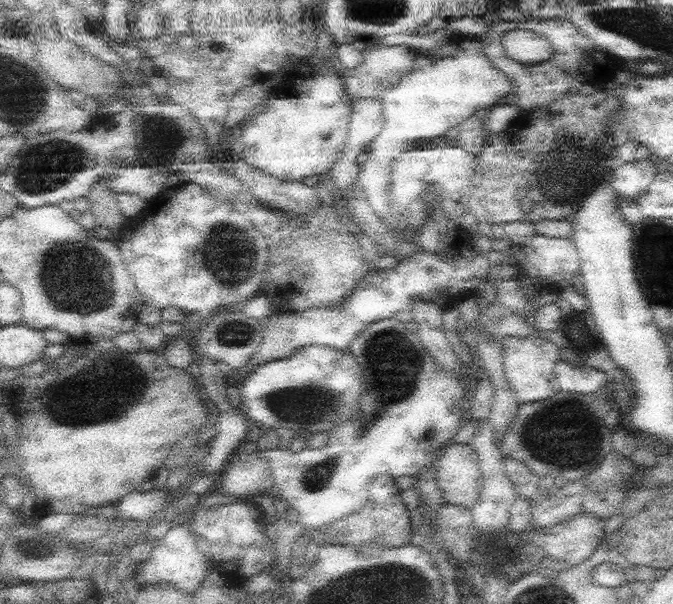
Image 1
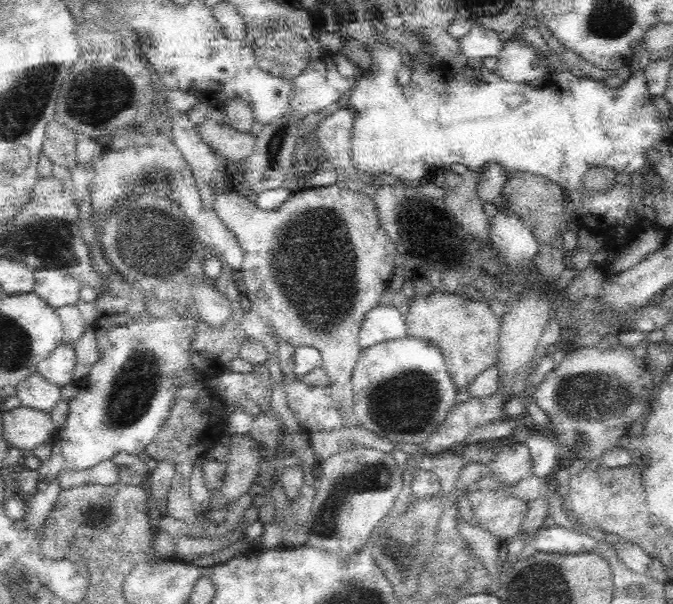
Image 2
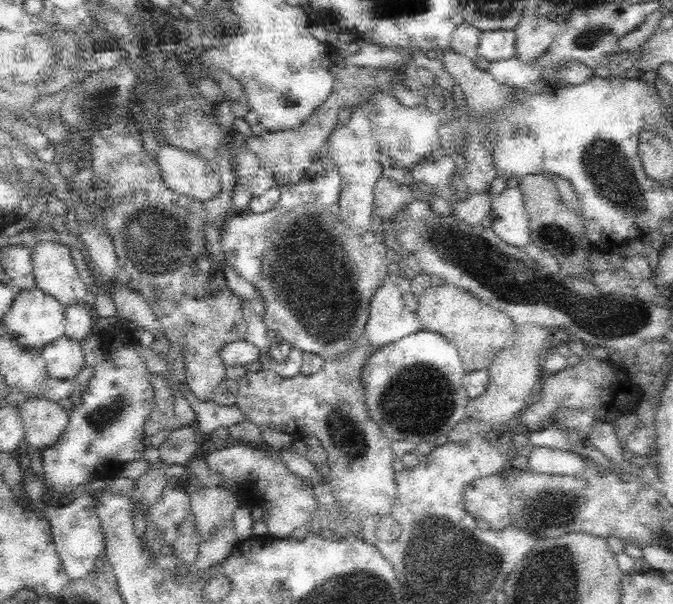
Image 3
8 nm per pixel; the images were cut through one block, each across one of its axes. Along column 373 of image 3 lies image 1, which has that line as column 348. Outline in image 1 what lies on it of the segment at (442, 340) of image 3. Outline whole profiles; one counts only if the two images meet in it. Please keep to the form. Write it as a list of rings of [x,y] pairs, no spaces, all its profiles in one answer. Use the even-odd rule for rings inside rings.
[[[320,345],[300,348],[288,358],[274,360],[255,368],[240,386],[241,406],[254,428],[260,426],[269,429],[290,428],[296,432],[296,435],[307,440],[316,433],[330,432],[330,429],[338,423],[358,417],[360,395],[366,389],[361,372],[360,364],[354,360],[350,351]]]

